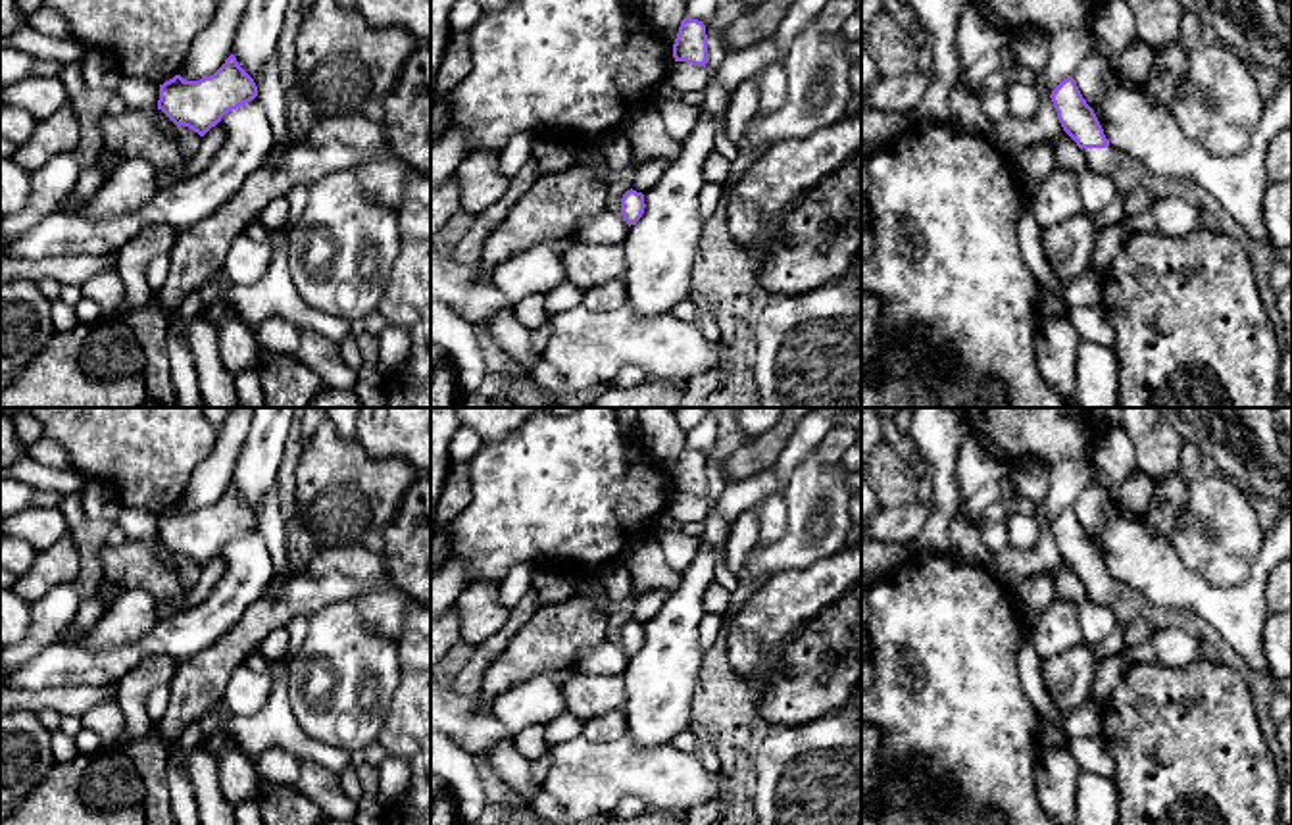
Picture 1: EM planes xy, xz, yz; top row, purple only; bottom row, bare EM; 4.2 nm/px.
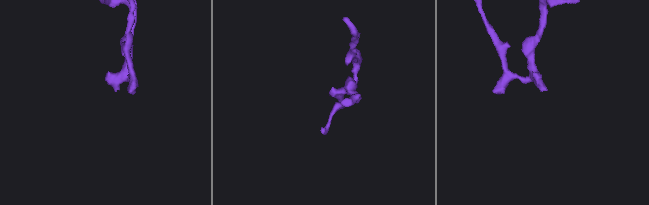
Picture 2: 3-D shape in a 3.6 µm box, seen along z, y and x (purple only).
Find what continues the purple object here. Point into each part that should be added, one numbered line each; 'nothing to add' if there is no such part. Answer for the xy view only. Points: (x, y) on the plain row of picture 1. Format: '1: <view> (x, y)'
nothing to add

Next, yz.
1: yz (1102, 591)

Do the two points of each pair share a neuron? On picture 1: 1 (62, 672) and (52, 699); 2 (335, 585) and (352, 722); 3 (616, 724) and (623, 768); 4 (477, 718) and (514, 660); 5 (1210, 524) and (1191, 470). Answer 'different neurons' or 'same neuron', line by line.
1: different neurons
2: different neurons
3: different neurons
4: different neurons
5: different neurons

